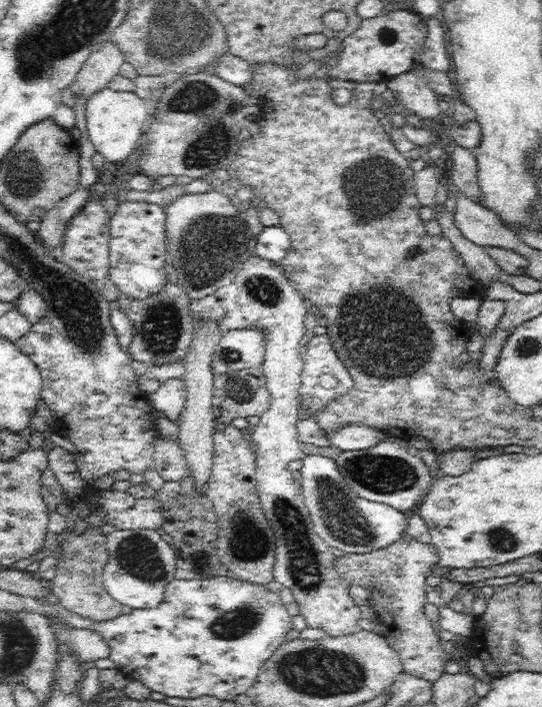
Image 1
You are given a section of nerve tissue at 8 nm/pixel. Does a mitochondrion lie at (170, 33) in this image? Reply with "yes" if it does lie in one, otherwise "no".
yes

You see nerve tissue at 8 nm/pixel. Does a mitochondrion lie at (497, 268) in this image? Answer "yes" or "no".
no

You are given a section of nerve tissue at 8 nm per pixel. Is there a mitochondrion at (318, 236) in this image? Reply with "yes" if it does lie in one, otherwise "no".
no

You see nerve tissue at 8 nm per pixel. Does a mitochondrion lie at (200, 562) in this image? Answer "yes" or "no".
yes

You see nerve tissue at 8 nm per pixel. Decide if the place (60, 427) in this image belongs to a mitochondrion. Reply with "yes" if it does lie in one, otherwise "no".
no

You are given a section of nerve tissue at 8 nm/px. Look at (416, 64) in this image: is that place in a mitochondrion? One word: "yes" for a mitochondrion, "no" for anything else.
no

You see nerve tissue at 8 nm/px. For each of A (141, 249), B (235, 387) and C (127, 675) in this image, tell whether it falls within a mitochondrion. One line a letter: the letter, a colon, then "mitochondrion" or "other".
A: other
B: mitochondrion
C: other

